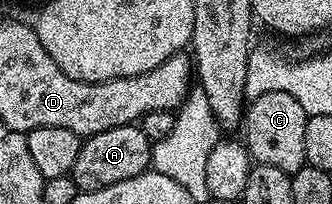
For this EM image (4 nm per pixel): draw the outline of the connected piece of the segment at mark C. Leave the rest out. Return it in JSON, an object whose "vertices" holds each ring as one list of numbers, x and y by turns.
{"vertices":[[283,91,264,93,256,99,249,100,244,111,244,142,254,163,276,165,284,173,295,175,301,167,306,166,304,157,304,125,307,121,304,105]]}

